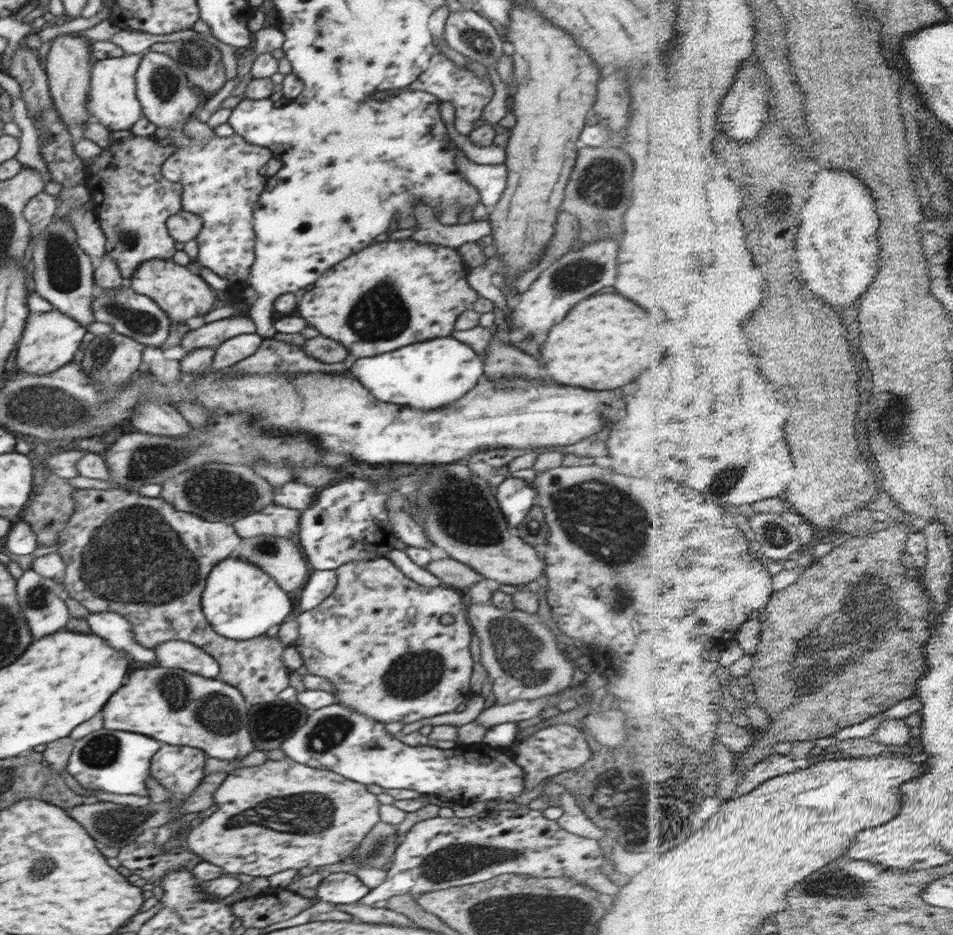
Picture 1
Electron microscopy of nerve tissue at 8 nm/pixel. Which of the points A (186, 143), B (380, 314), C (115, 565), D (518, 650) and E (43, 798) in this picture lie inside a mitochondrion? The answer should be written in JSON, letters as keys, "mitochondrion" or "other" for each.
{"A":"other","B":"mitochondrion","C":"mitochondrion","D":"mitochondrion","E":"other"}

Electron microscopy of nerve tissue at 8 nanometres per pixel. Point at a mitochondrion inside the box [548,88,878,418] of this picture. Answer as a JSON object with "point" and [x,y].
{"point":[603,184]}

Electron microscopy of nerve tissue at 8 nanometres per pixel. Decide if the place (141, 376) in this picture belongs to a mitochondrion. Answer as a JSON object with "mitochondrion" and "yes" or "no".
{"mitochondrion":"no"}

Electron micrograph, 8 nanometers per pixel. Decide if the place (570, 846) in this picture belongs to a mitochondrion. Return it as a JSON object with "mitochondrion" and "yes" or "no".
{"mitochondrion":"no"}

